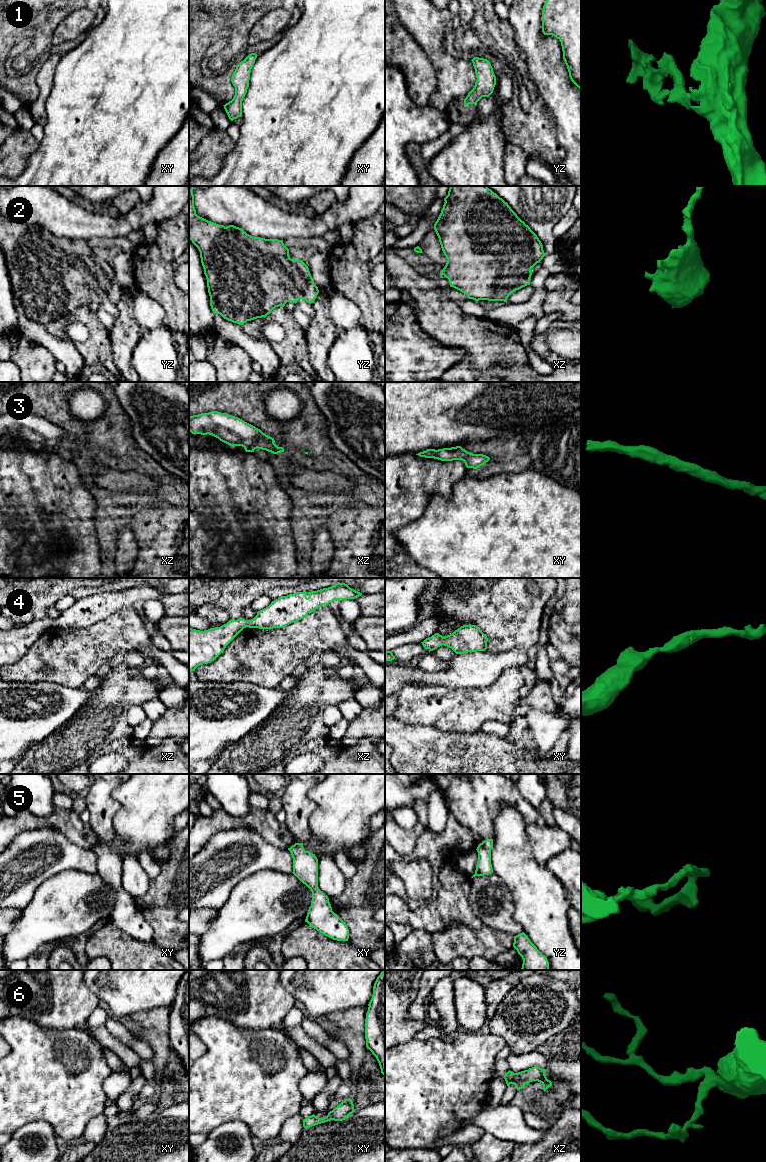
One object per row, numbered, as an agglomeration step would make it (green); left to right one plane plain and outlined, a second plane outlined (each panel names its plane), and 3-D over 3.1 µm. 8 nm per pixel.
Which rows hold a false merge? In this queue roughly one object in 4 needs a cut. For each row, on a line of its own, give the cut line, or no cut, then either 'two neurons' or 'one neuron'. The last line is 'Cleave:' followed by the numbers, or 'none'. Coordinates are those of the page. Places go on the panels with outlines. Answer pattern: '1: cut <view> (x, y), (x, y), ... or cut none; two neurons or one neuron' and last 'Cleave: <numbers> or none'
1: cut none; one neuron
2: cut none; one neuron
3: cut none; one neuron
4: cut none; one neuron
5: cut none; one neuron
6: cut none; one neuron
Cleave: none

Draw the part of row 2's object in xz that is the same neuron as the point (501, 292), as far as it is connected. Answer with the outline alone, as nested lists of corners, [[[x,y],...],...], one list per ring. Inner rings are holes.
[[[450,186],[444,201],[434,230],[447,258],[447,263],[440,274],[449,280],[450,287],[461,291],[476,302],[488,300],[507,303],[511,293],[530,285],[531,269],[545,256],[543,245],[507,202],[487,186]]]

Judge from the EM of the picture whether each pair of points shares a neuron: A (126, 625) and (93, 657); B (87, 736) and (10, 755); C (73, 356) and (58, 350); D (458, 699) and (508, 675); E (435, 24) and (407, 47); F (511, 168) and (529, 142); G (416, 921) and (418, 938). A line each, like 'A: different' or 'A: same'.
A: same
B: different
C: same
D: same
E: different
F: different
G: different

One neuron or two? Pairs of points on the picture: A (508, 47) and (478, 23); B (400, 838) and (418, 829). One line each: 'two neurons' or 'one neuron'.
A: one neuron
B: one neuron

